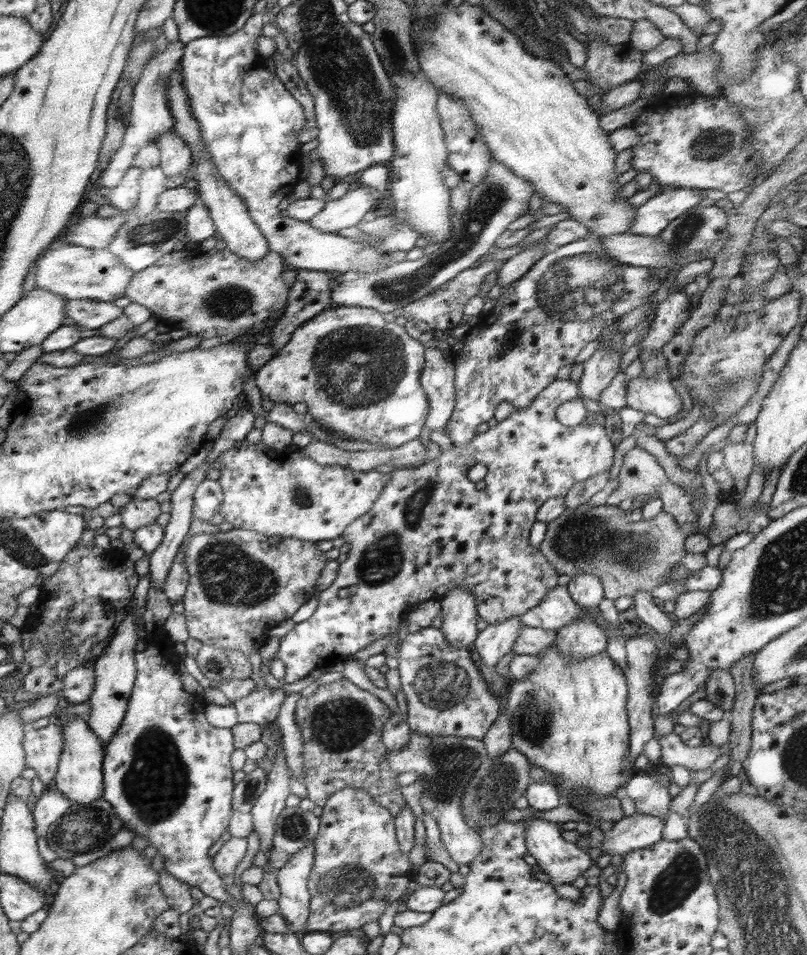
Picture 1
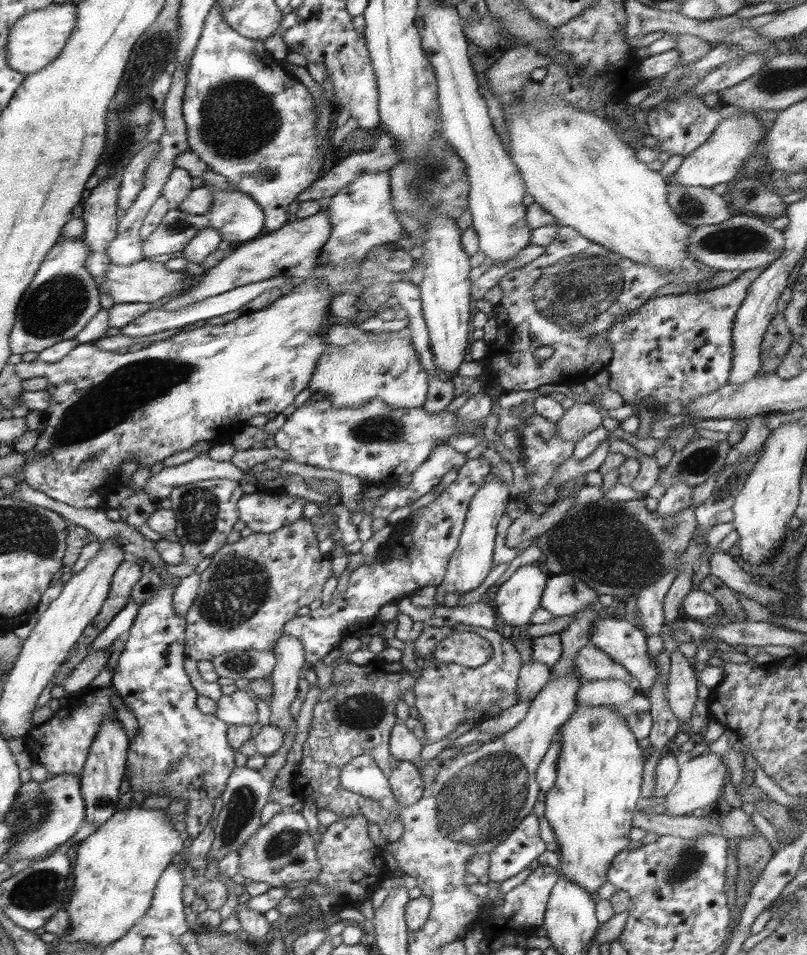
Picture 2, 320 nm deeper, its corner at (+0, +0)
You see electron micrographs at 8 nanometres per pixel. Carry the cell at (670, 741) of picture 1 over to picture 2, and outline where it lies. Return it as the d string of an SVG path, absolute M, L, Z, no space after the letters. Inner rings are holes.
M622 680L584 681L579 686L575 699L577 705L619 705L628 702L636 693L638 694L636 688Z

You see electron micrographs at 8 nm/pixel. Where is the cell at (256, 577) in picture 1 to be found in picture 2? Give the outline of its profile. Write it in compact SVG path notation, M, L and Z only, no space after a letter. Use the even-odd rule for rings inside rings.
M298 519L292 524L282 526L280 530L271 534L253 533L247 538L241 538L234 544L226 544L218 549L212 557L212 563L200 573L200 586L192 603L192 606L185 614L187 618L187 653L188 656L194 660L212 660L215 656L220 656L225 652L232 652L233 650L274 650L278 644L279 638L285 632L285 624L292 620L296 615L302 613L307 609L308 605L314 600L318 600L322 596L322 588L326 584L326 580L332 576L332 569L320 569L320 562L324 562L324 553L320 552L319 541L317 535L314 533L314 524L308 519Z

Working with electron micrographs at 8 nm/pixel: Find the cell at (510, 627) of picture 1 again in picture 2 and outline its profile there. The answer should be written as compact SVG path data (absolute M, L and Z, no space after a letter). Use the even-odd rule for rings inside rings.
M541 562L520 566L496 592L498 616L510 624L520 626L530 623L533 612L541 606L547 574Z

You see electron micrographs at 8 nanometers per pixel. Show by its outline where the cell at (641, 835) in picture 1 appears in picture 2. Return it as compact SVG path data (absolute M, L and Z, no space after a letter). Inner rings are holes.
M719 753L702 754L691 758L681 757L679 779L675 787L666 795L666 801L663 803L667 810L666 814L690 815L698 808L714 807L722 798L726 777L729 777L729 769Z

